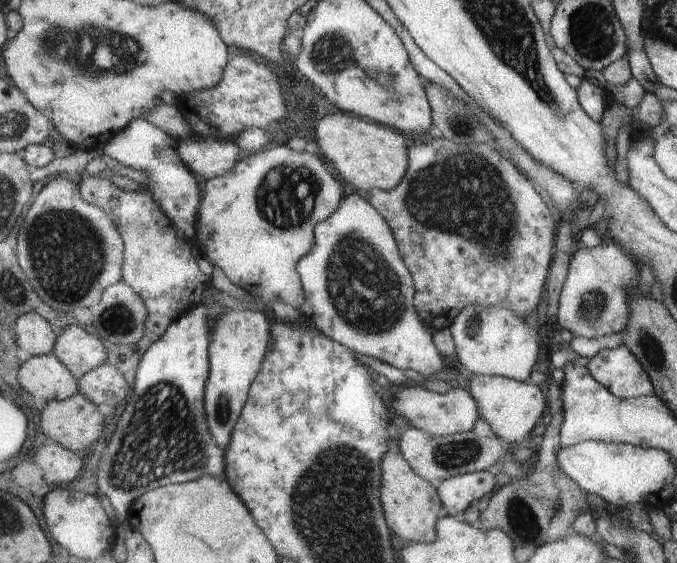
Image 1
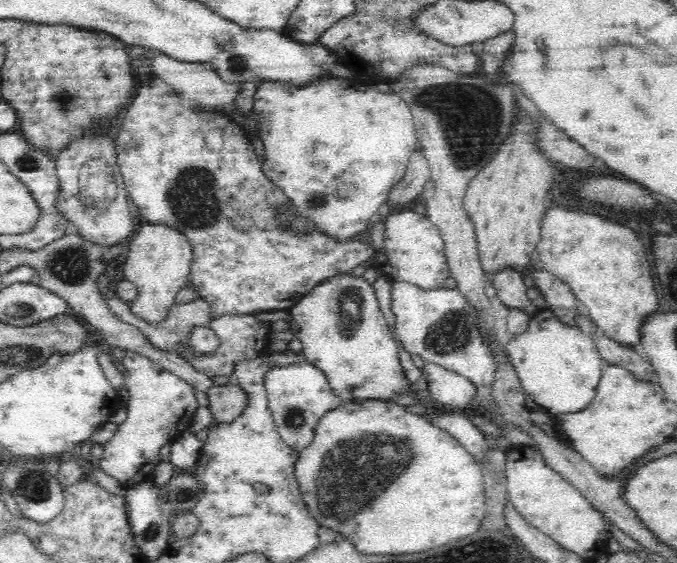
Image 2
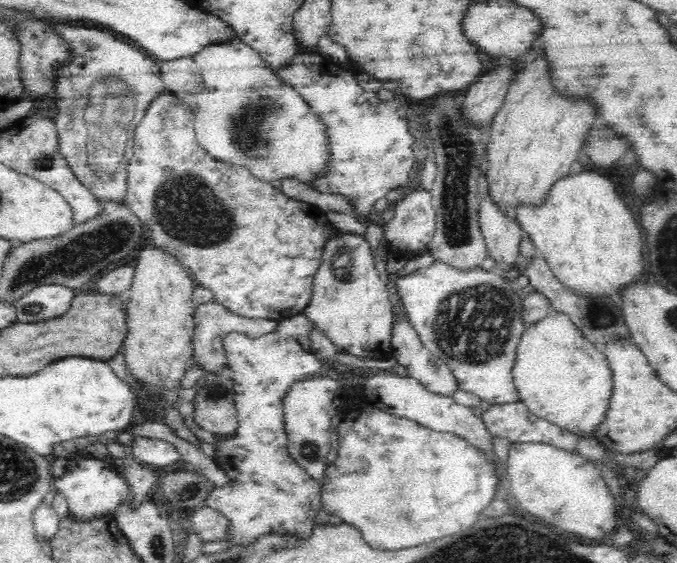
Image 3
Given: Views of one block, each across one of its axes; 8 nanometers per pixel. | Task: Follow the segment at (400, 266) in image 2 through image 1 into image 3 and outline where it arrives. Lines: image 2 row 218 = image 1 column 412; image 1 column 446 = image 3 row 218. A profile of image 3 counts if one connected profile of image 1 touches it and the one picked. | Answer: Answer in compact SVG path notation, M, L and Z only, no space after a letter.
M424 188L406 191L406 196L394 204L394 216L377 231L388 250L396 258L416 258L429 250L428 245L436 232L436 211L431 203L431 193Z

